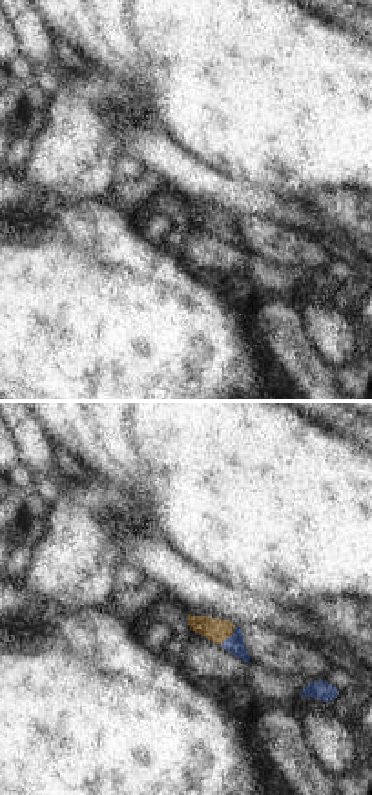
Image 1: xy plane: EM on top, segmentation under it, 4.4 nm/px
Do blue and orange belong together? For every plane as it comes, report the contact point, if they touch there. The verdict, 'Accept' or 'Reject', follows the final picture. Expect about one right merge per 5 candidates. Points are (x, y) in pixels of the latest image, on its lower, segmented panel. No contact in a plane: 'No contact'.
Touches blue at (230, 637)

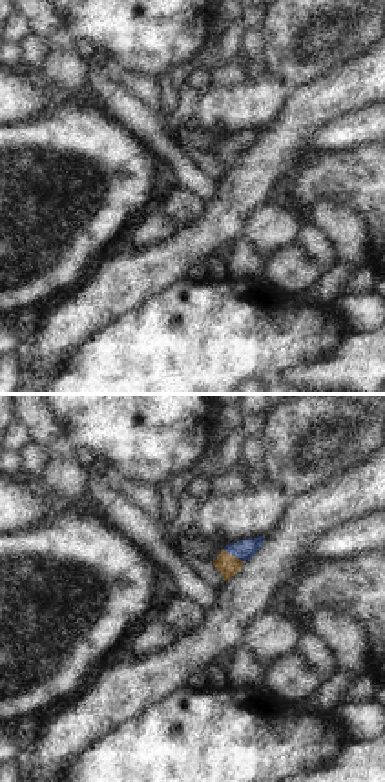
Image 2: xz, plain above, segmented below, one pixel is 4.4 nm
Touches blue at (232, 555)

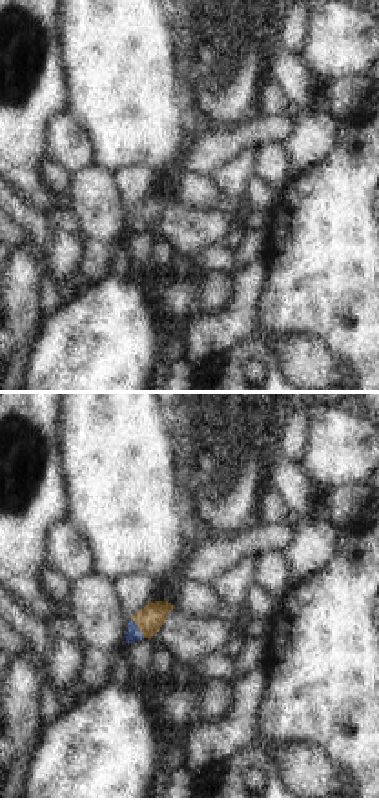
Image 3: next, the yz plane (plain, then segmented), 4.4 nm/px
Touches blue at (137, 627)

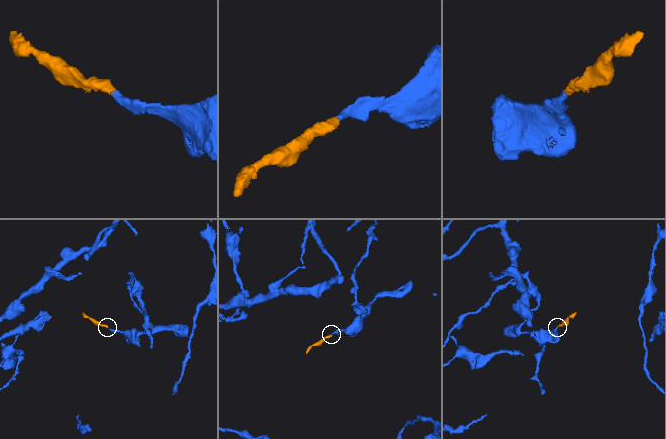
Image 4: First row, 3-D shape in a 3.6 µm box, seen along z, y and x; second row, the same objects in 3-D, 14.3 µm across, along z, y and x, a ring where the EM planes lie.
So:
Accept

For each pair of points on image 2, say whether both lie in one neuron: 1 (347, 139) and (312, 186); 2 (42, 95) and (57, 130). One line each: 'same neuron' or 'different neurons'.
1: different neurons
2: different neurons

